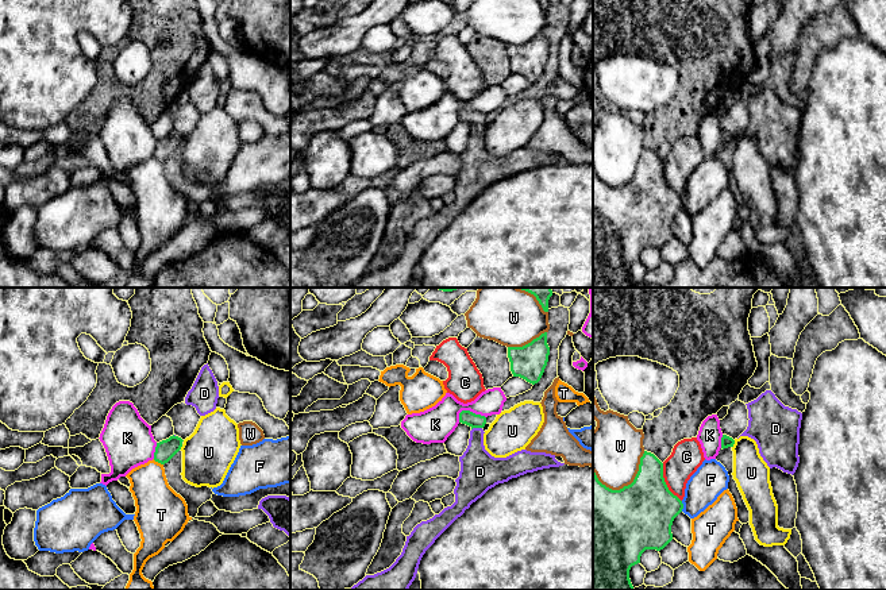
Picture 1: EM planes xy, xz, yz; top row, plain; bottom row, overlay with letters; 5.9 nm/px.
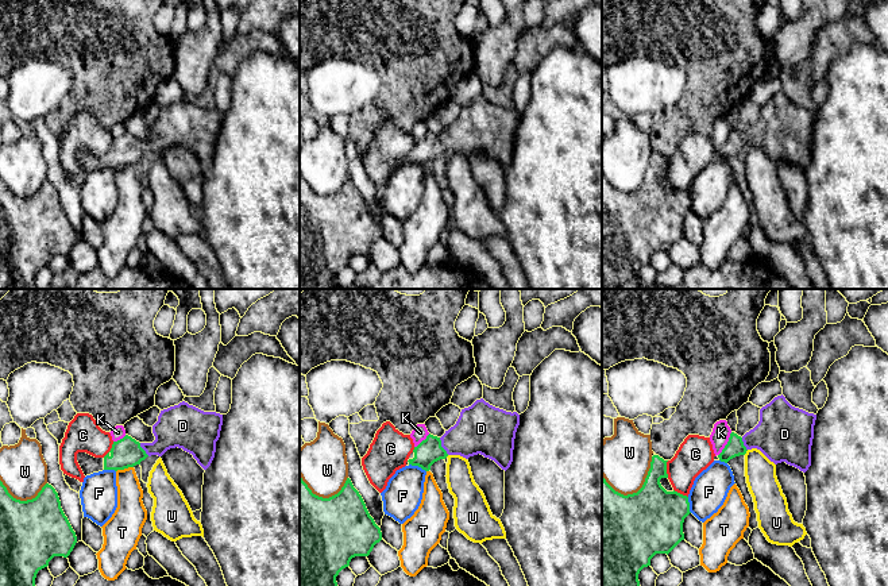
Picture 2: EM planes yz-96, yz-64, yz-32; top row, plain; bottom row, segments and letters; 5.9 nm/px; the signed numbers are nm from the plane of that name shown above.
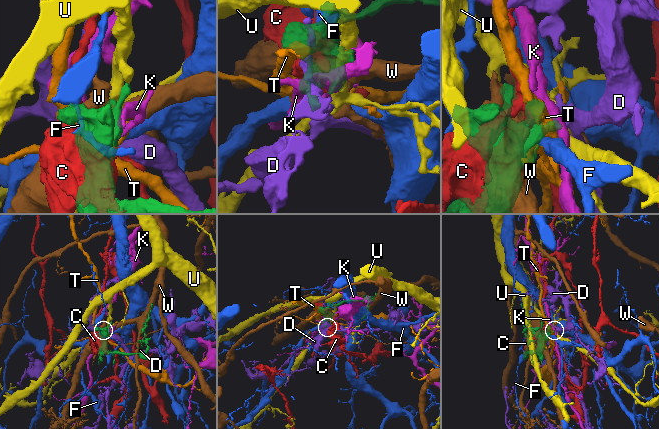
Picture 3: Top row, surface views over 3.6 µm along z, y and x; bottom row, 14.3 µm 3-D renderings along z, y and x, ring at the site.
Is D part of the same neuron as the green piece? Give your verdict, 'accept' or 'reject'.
accept

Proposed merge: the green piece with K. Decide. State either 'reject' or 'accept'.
reject

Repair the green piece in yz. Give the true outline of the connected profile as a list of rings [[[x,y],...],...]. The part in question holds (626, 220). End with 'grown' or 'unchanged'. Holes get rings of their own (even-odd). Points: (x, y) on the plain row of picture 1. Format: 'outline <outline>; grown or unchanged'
outline [[[644,149],[633,180],[620,188],[602,182],[593,169],[593,288],[633,288],[631,265],[640,261],[646,247],[660,248],[673,238],[671,223],[682,207],[682,198],[664,180],[663,161],[651,150]]]; unchanged

